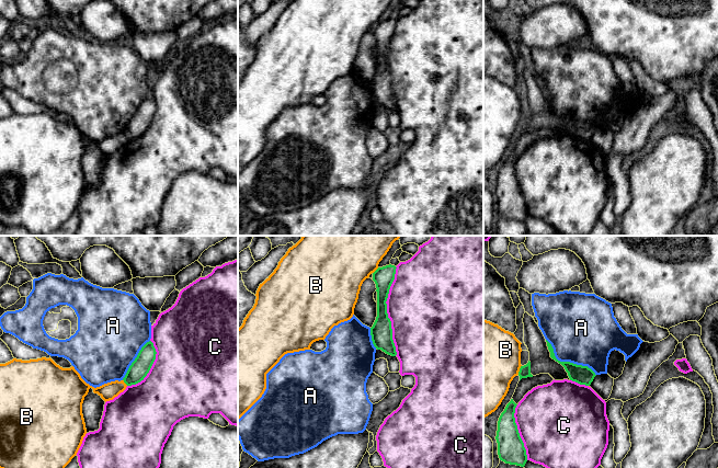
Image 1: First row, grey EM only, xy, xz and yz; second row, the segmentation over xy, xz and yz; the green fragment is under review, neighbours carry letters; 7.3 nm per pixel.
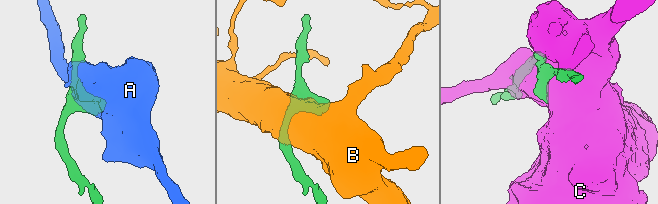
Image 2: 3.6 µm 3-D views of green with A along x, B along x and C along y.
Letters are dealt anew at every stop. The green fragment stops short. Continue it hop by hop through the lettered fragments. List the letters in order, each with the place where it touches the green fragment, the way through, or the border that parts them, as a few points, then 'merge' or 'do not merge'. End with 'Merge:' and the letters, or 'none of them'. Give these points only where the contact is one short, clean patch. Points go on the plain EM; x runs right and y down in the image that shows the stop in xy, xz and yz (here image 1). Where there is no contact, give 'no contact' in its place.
A: contact yz (567, 116); do not merge
B: contact yz (520, 124); do not merge
C: contact xz (386, 66); do not merge
Merge: none of them

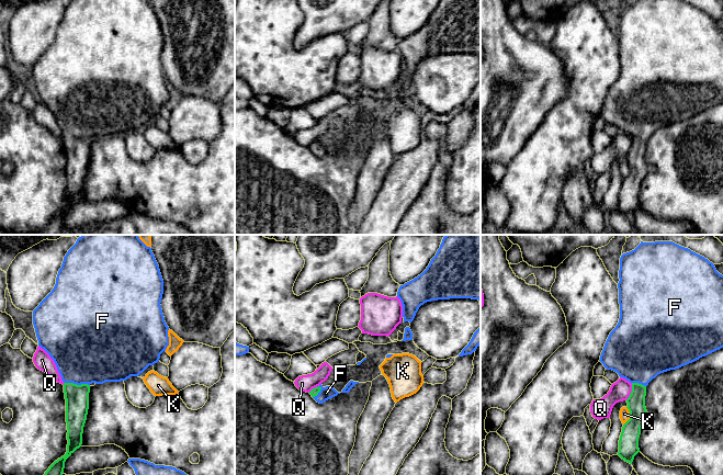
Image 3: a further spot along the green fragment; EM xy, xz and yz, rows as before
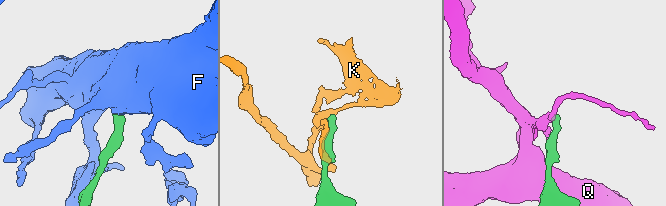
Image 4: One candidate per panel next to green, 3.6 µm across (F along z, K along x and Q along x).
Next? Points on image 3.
F: contact xy (76, 138); way xy (77, 150), (76, 138), (85, 105); merge
K: contact yz (630, 170); do not merge
Q: contact yz (631, 146); do not merge
Merge: F

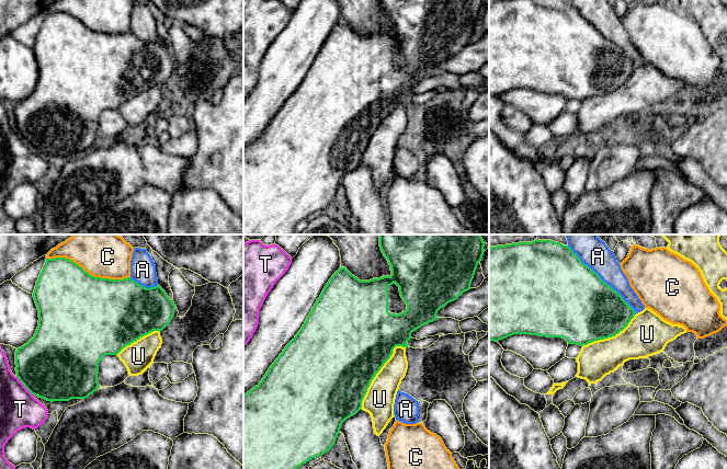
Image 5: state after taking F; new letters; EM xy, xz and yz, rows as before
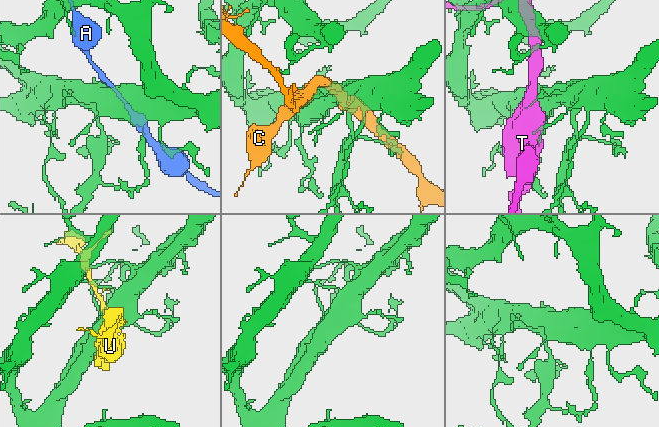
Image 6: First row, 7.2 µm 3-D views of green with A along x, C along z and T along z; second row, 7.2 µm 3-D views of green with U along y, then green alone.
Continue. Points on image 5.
A: contact yz (601, 34); do not merge
C: contact xy (88, 27); do not merge
T: contact xy (24, 140); do not merge
U: contact xz (377, 126); do not merge
Merge: none of them

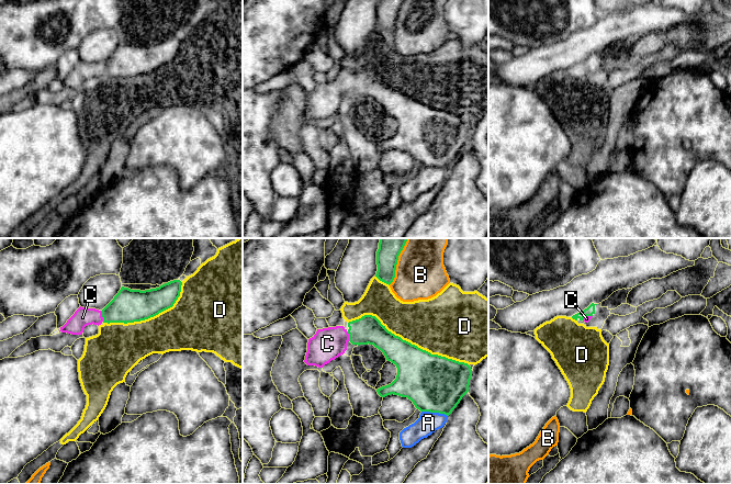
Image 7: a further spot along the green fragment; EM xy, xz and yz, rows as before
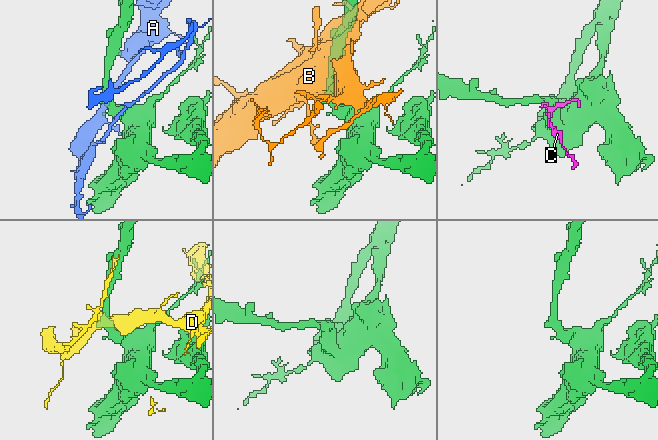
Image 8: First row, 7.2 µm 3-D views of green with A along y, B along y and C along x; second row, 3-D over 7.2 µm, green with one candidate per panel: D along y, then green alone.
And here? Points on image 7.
A: contact xz (435, 166); do not merge
B: contact xz (395, 20); do not merge
C: contact xy (102, 70); way xy (128, 59), (102, 70), (82, 71); merge
D: contact xz (407, 96); do not merge
Merge: C

